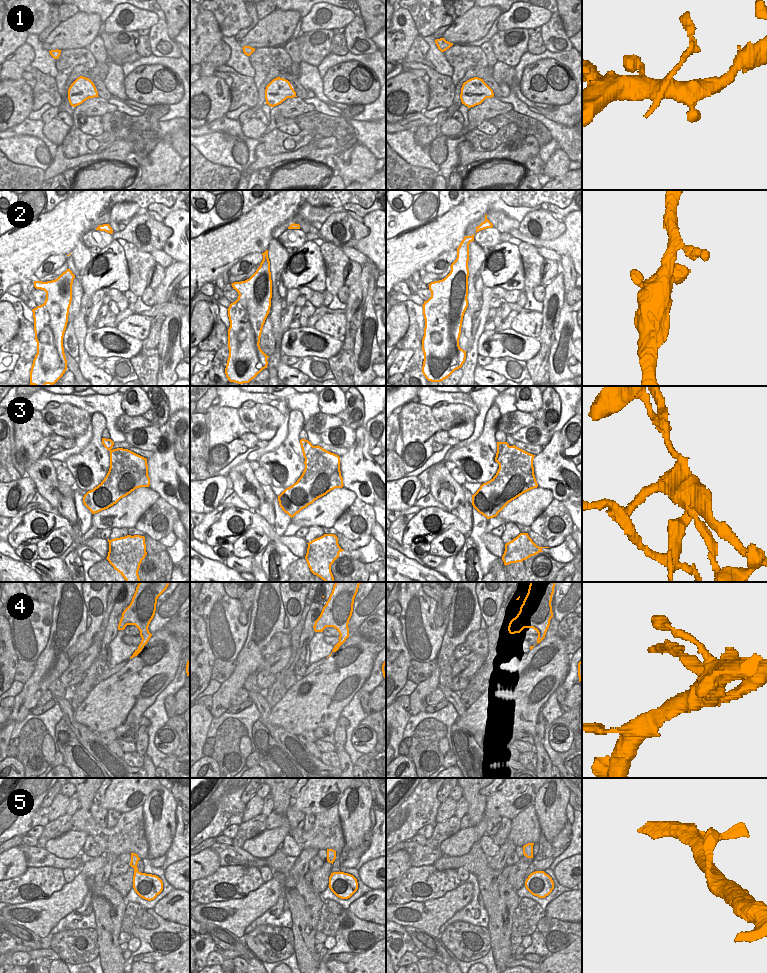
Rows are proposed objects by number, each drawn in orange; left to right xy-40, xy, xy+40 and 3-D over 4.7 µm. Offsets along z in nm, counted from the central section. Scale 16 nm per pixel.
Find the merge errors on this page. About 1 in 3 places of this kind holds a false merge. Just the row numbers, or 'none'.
3, 4

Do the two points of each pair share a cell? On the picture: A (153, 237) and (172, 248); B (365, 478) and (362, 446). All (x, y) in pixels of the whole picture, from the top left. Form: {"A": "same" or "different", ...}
{"A": "different", "B": "same"}

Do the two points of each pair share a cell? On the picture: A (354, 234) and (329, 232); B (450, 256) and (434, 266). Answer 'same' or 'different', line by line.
A: same
B: same

